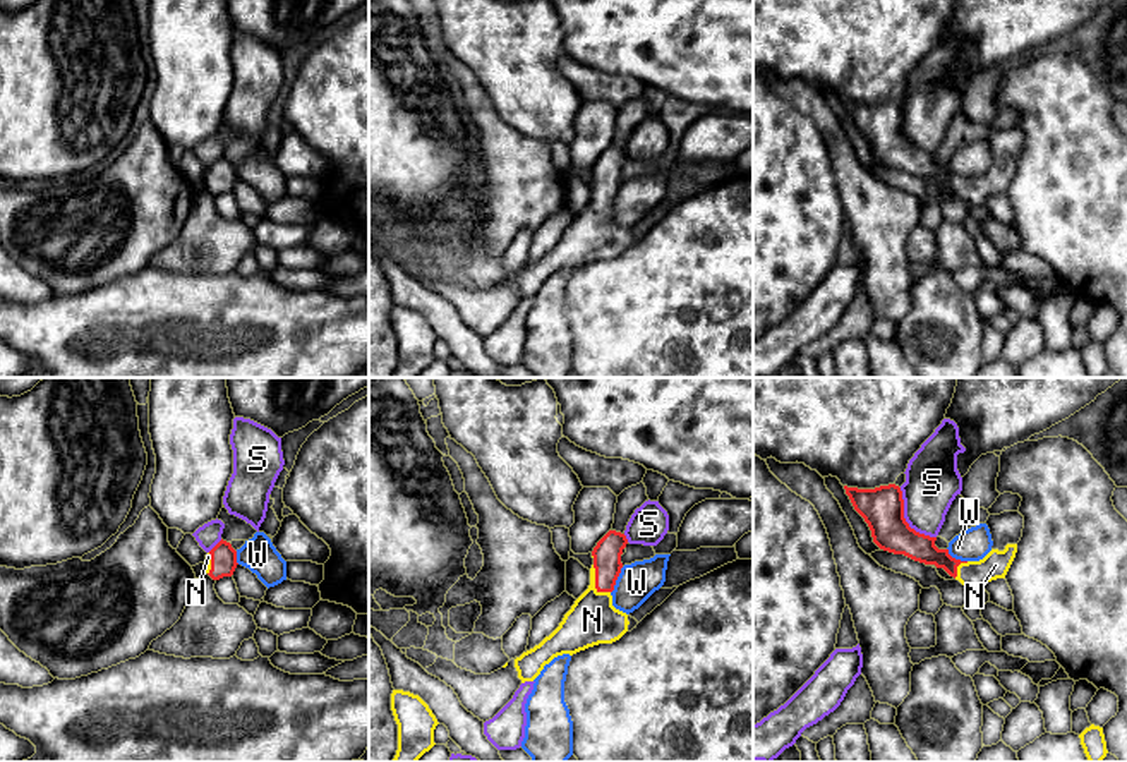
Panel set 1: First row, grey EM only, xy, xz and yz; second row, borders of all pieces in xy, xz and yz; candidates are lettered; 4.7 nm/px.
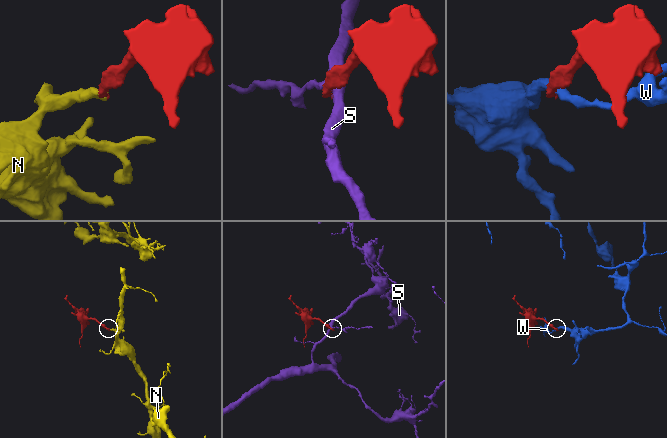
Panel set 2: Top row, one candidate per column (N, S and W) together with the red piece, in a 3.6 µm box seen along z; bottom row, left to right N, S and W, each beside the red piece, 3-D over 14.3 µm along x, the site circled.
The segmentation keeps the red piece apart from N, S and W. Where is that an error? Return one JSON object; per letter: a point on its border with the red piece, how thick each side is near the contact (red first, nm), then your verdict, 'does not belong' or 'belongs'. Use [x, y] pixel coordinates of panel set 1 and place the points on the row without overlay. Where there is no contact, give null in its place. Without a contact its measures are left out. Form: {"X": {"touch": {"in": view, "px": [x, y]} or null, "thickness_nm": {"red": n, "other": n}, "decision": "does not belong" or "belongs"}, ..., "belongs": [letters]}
{"N": {"touch": {"in": "xz", "px": [596, 199]}, "thickness_nm": {"red": 130, "other": 240}, "decision": "belongs"}, "S": {"touch": {"in": "yz", "px": [904, 136]}, "thickness_nm": {"red": 200, "other": 260}, "decision": "does not belong"}, "W": {"touch": {"in": "xz", "px": [616, 194]}, "thickness_nm": {"red": 130, "other": 180}, "decision": "does not belong"}, "belongs": ["N"]}

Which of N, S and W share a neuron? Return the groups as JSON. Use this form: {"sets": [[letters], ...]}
{"sets": [["N"], ["S"], ["W"]]}

